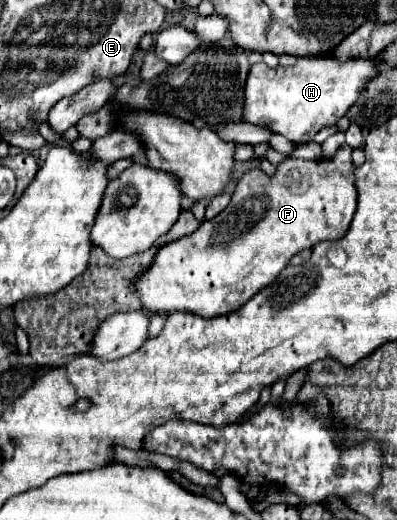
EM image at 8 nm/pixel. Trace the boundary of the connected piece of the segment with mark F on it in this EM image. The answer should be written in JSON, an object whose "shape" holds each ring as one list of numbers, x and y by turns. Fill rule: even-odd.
{"shape":[[342,145,334,159,304,161,290,157,276,165,274,175,266,175,260,167,254,167,242,175,230,205,220,215,204,221,192,235,160,247,150,269,146,271,146,277,136,281,142,307,150,313,192,311,204,319,232,313,250,301,258,289,266,289,266,285,270,285,270,281,282,273,296,253,306,247,314,247,320,241,340,239,348,231,354,211,356,185,352,149,348,145]]}

